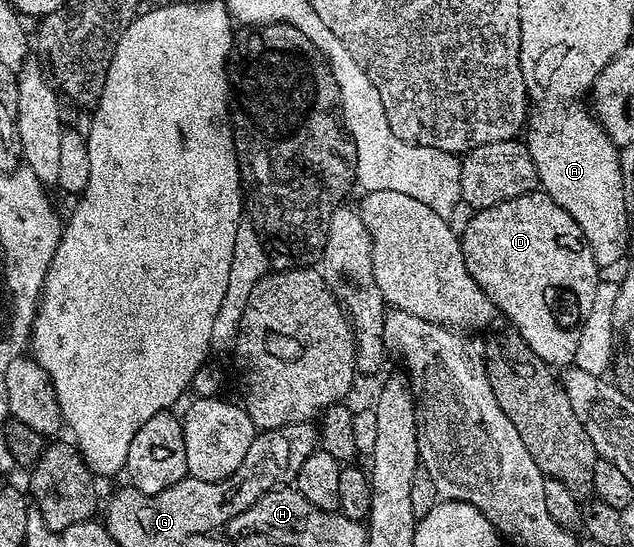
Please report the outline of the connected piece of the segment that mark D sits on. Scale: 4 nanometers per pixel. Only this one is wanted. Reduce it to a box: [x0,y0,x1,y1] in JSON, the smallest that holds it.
[460,189,602,368]

